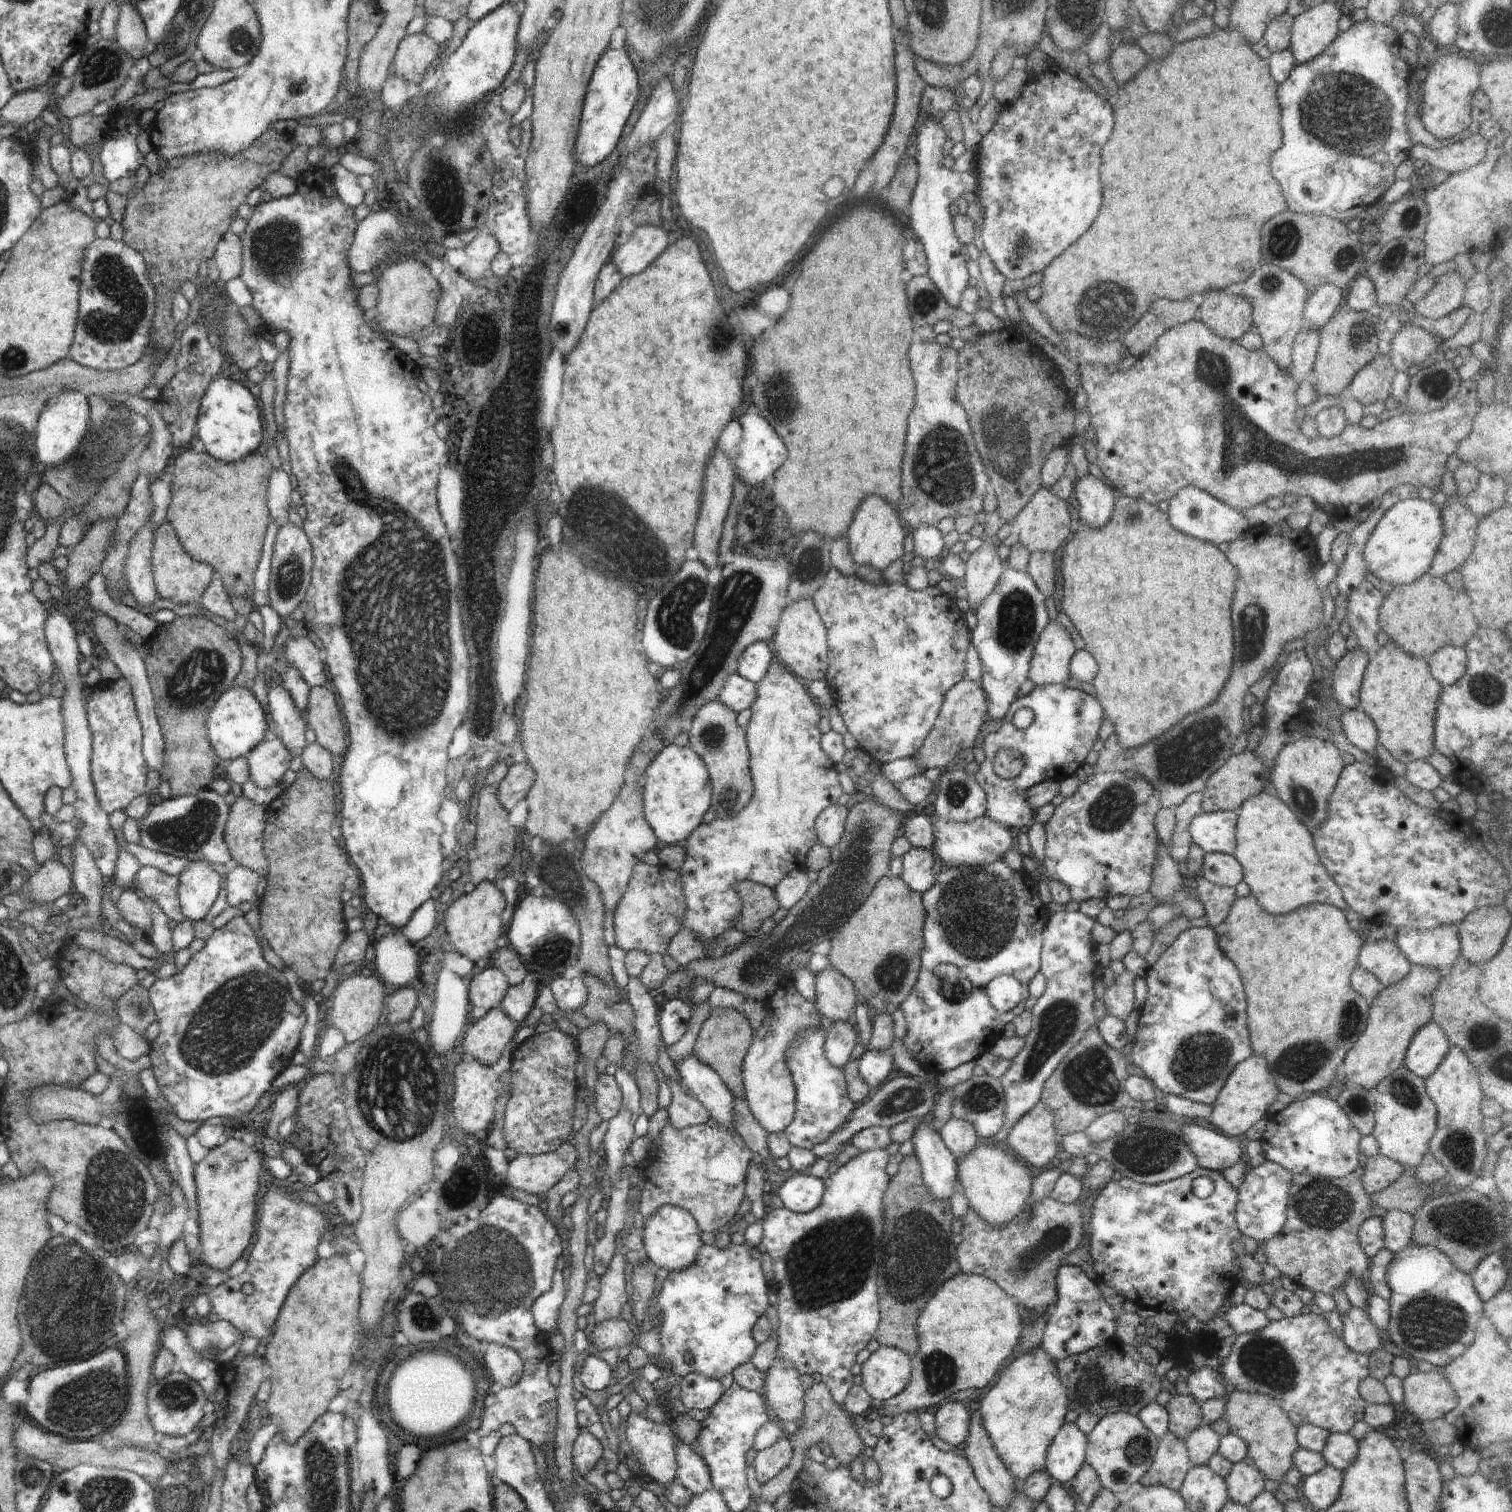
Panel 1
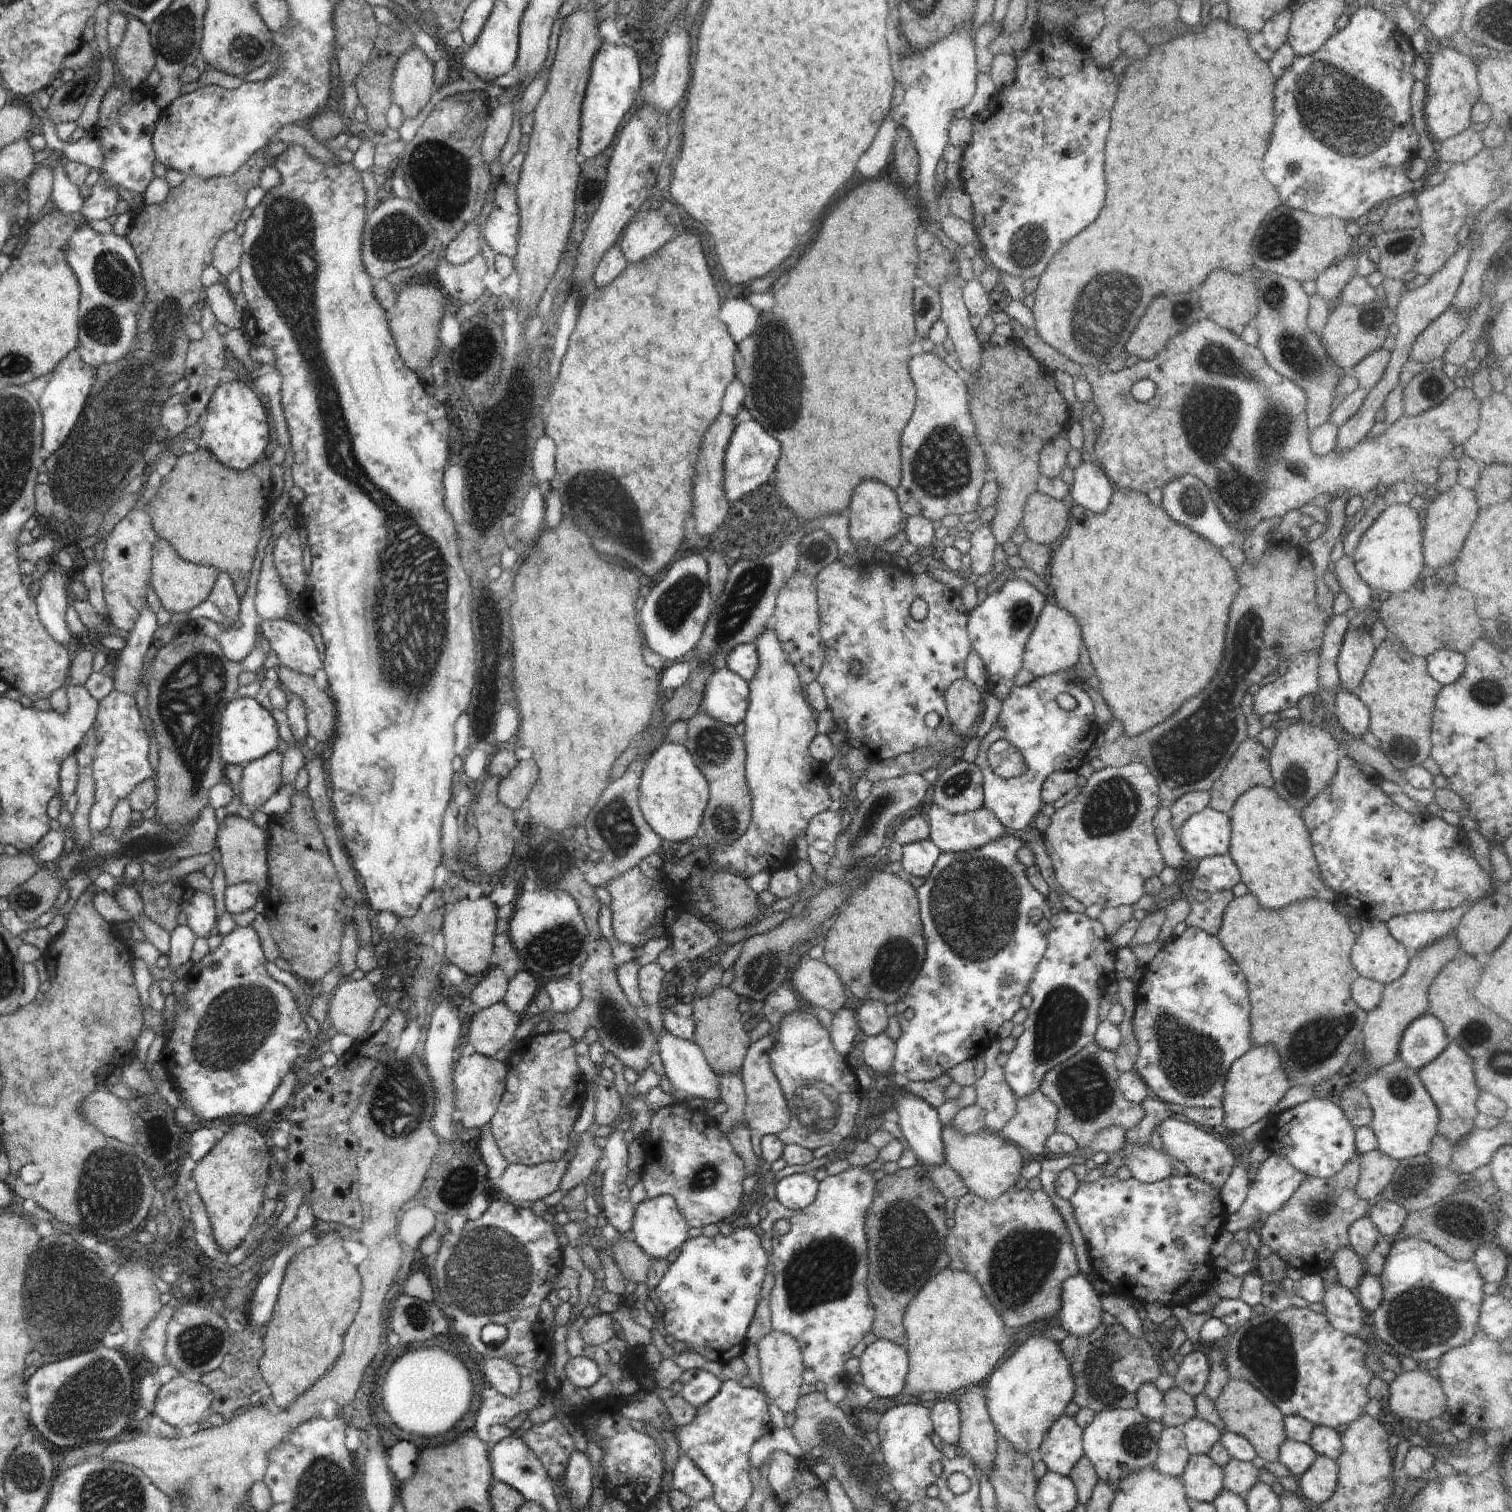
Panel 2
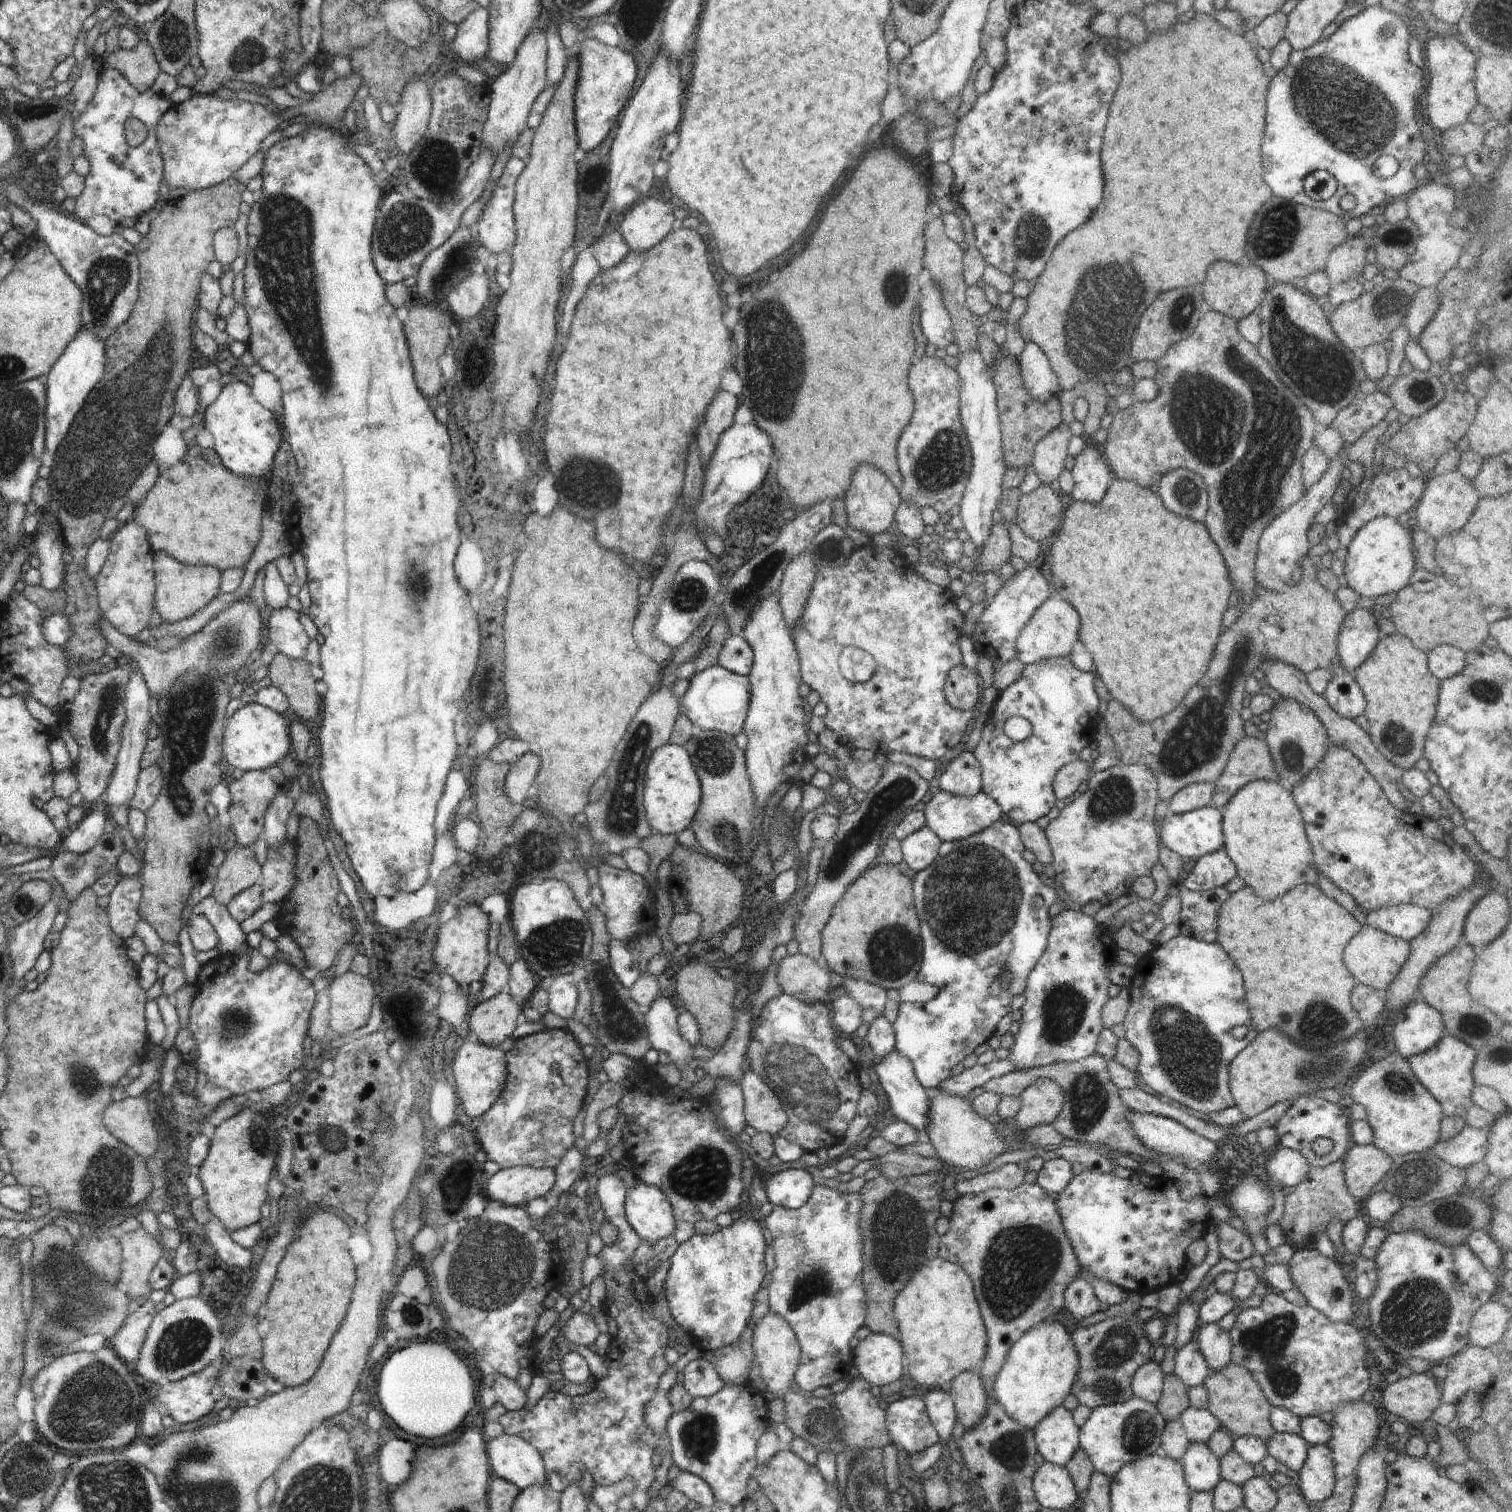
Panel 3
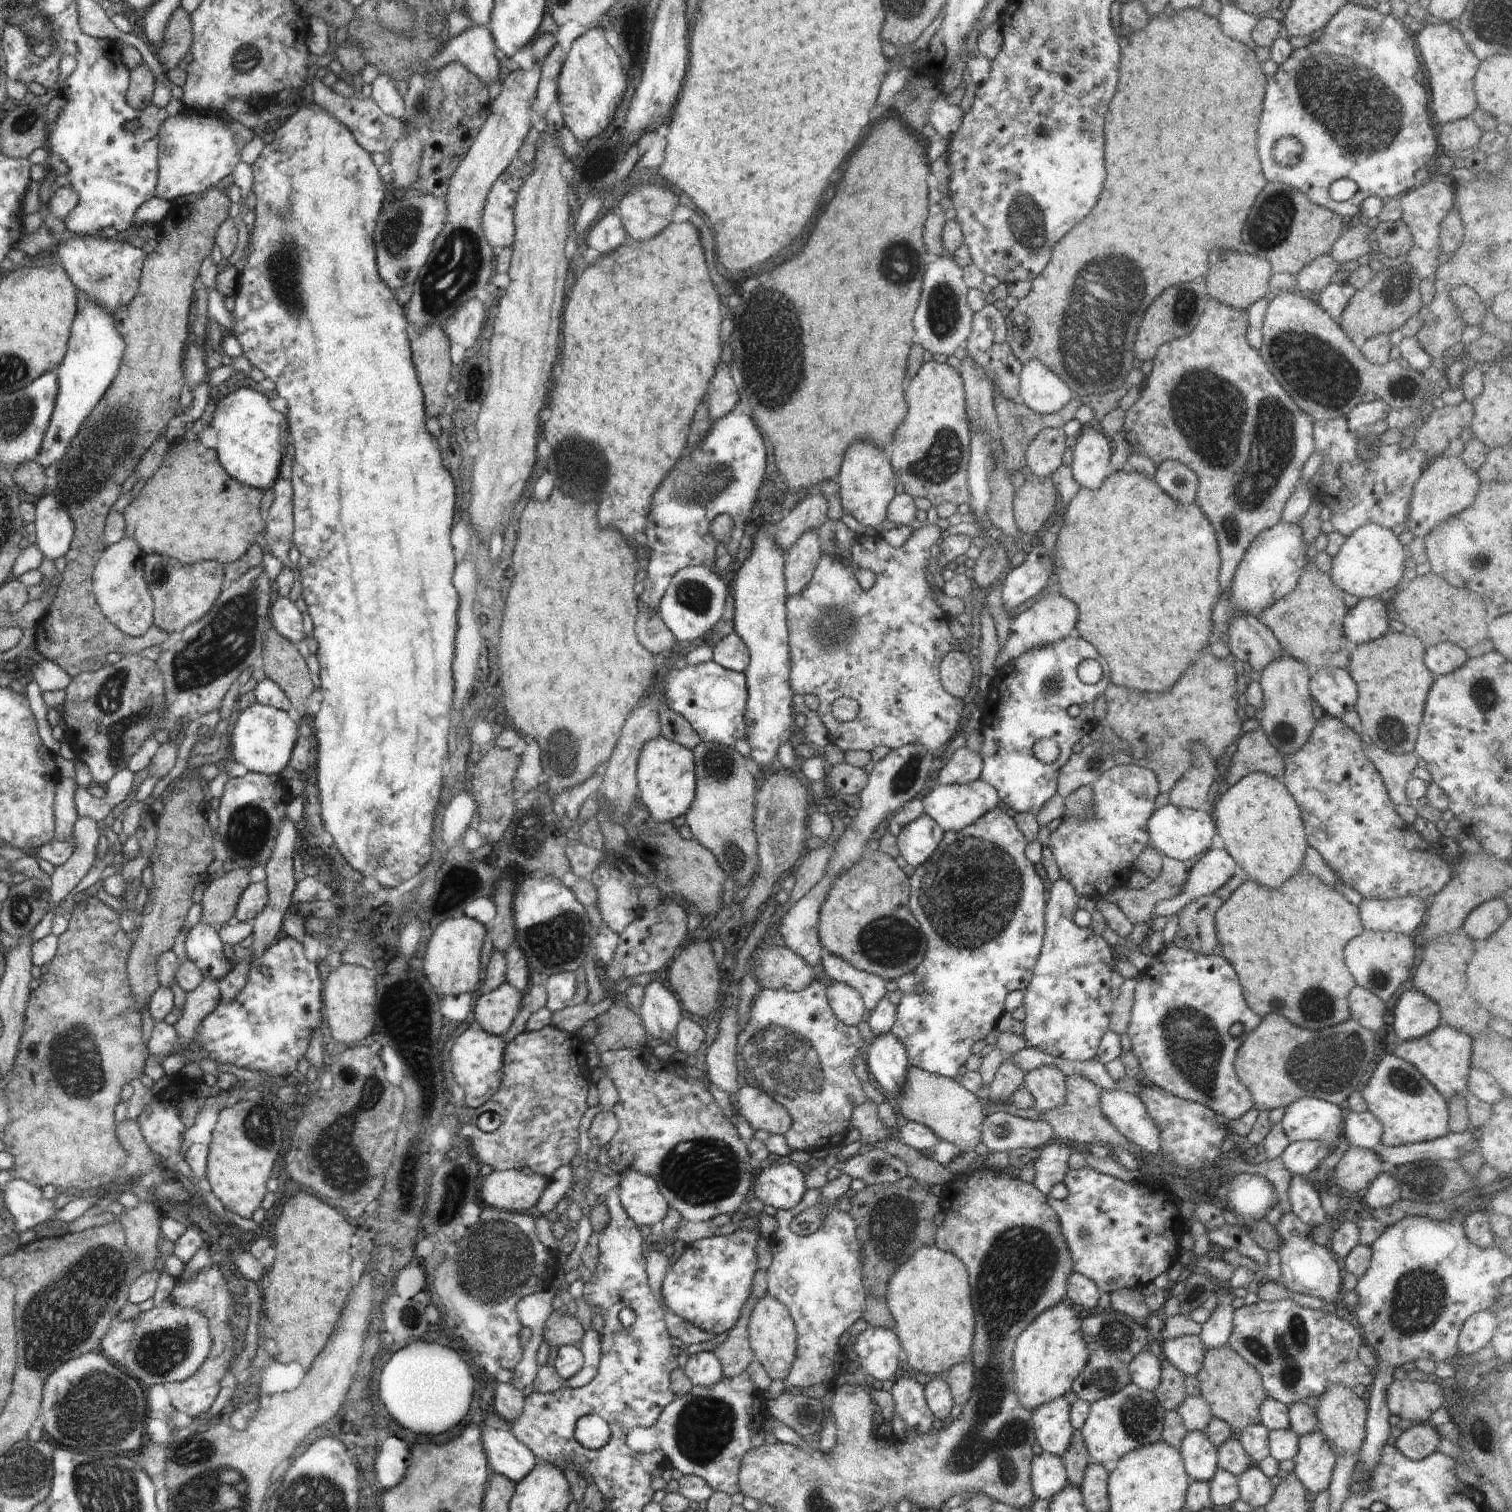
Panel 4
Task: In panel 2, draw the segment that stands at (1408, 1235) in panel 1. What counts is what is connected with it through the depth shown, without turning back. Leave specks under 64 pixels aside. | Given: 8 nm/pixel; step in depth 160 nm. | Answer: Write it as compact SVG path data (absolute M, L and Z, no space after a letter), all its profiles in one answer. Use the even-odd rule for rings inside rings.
M1380 1197L1372 1202L1368 1217L1383 1237L1396 1240L1401 1237L1401 1227L1407 1214L1408 1212L1400 1204Z

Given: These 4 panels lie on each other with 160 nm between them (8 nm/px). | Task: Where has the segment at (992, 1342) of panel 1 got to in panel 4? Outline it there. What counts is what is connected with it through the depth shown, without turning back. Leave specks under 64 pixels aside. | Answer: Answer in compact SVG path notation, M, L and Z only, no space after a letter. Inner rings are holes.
M935 1245L918 1248L888 1282L886 1303L896 1320L894 1331L905 1361L924 1375L940 1377L954 1364L971 1358L976 1316L964 1264Z

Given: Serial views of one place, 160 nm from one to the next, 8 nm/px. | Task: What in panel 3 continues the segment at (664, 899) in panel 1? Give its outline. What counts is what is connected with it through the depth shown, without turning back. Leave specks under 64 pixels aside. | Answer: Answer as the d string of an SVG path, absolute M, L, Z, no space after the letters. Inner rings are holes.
M599 864L598 886L604 895L604 914L606 927L613 939L622 942L639 940L642 936L657 932L657 916L655 892L638 874L627 870L619 870L606 864Z

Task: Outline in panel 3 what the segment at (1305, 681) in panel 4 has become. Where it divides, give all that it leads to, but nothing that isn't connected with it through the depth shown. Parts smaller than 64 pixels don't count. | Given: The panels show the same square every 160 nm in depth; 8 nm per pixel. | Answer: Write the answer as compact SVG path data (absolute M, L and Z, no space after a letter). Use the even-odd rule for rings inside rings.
M1283 698L1282 702L1273 706L1270 712L1272 714L1264 740L1269 747L1274 770L1280 776L1280 784L1291 791L1296 788L1296 784L1300 786L1304 776L1308 776L1320 764L1320 760L1324 760L1331 741L1328 738L1326 728L1314 716L1314 712L1310 712L1304 704L1298 704L1296 700Z

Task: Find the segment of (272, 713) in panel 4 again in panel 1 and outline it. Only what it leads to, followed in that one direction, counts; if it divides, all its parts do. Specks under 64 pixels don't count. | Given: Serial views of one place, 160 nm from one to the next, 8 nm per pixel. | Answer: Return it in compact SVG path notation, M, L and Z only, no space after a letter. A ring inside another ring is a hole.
M233 685L228 688L208 712L206 718L206 734L214 753L221 759L235 760L246 757L256 744L260 744L269 735L266 725L266 716L255 698L252 690Z

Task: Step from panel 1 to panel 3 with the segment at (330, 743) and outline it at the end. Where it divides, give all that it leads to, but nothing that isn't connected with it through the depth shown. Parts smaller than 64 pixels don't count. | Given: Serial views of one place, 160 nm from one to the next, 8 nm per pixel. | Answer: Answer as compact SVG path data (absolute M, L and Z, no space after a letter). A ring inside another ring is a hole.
M280 652L274 654L268 666L268 678L288 700L289 707L302 721L312 721L318 716L320 700L316 692L317 681L311 674L311 665L305 660L290 660Z

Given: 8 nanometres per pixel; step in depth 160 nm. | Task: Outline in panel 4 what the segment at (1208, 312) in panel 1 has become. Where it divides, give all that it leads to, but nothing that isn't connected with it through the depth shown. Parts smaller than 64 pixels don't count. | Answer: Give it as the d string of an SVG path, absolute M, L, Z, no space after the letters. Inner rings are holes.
M1212 250L1210 252L1208 273L1204 282L1209 298L1236 310L1247 310L1258 300L1269 298L1269 281L1273 276L1270 264L1264 258L1252 254L1232 252L1232 250Z

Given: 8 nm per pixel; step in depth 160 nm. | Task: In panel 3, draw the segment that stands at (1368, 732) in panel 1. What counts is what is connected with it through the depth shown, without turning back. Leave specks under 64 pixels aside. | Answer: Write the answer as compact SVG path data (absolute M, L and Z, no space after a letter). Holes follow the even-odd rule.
M1344 670L1337 671L1323 696L1334 712L1348 720L1354 720L1366 712L1366 700L1362 690L1351 674Z

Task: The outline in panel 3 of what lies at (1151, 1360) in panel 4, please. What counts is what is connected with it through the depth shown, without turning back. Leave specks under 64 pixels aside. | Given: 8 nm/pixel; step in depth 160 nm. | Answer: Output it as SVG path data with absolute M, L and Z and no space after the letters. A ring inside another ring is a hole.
M1154 1360L1140 1366L1132 1380L1133 1394L1150 1404L1158 1404L1163 1392L1163 1371Z

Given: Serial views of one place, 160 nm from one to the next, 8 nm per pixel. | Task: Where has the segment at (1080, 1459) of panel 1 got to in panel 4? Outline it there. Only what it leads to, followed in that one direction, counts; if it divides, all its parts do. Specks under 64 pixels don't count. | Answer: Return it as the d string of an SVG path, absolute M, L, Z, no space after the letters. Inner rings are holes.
M1062 1397L1046 1402L1031 1412L1037 1444L1042 1451L1058 1458L1068 1452L1075 1430L1070 1423L1070 1408L1066 1398Z

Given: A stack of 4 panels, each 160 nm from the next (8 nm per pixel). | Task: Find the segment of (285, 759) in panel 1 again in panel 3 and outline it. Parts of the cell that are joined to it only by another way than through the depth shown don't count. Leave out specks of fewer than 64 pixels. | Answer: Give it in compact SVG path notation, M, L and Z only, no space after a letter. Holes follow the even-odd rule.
M276 764L266 770L246 771L240 780L228 779L228 789L231 795L229 812L232 820L230 827L236 837L236 845L242 848L253 848L254 842L260 834L264 833L264 818L270 802L276 796L278 790L284 788L287 779L282 770Z

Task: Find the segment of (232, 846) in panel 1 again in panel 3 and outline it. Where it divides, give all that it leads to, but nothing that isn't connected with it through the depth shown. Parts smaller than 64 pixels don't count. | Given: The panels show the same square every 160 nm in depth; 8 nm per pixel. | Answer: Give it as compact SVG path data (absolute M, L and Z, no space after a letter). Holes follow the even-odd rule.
M235 845L225 854L224 863L216 874L214 890L210 896L228 907L232 898L256 885L258 878L263 875L252 848Z

